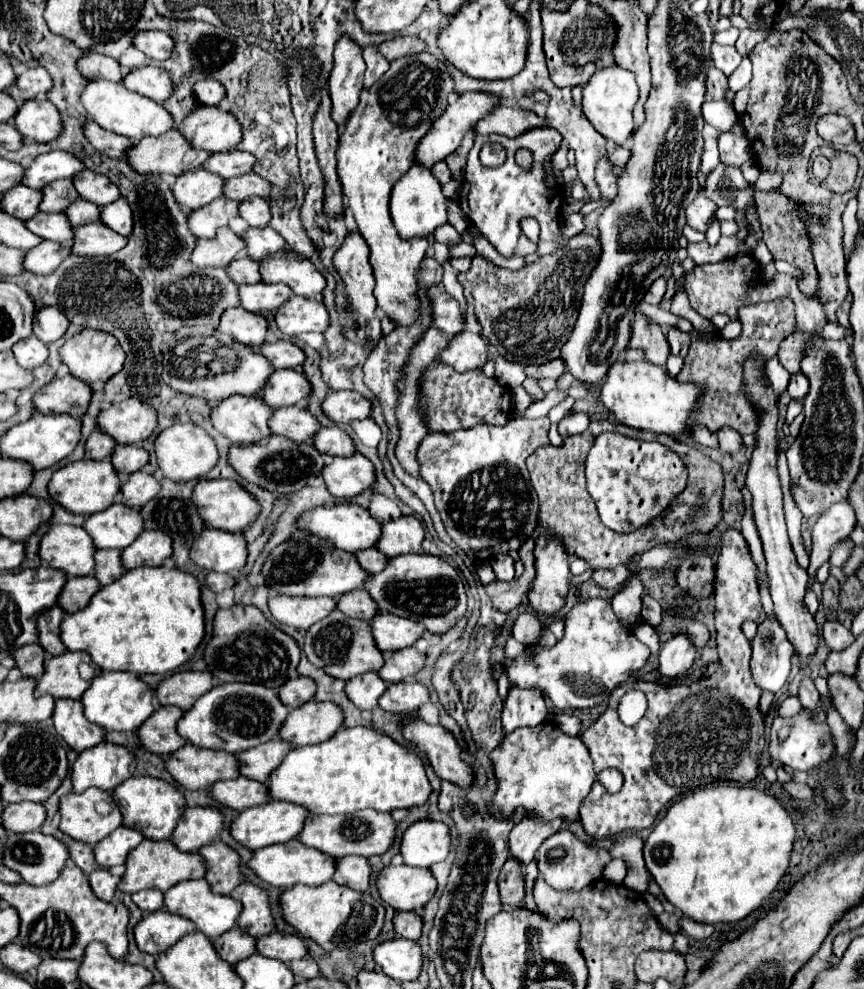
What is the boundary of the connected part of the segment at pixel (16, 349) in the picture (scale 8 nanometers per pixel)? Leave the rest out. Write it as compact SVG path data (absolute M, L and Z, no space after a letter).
M28 336L28 338L20 340L20 344L12 346L12 352L14 352L18 364L22 368L28 368L28 370L38 368L48 358L46 344L42 344L36 336Z

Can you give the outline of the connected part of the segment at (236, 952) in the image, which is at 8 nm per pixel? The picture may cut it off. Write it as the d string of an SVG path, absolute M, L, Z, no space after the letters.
M234 926L232 930L224 932L222 936L218 936L214 940L214 950L218 952L218 956L224 962L234 966L236 962L240 962L256 952L256 940L252 936L248 936L244 930L240 930L238 926Z

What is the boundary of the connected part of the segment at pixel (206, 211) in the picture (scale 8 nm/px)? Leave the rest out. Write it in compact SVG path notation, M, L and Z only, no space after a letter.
M220 196L212 200L212 204L192 210L188 214L188 228L196 238L212 238L216 236L216 230L228 226L234 216L238 216L238 204Z

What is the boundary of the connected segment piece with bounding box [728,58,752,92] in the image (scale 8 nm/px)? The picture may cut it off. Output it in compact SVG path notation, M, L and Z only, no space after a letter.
M744 58L742 64L736 68L736 72L728 78L730 80L730 88L738 92L742 86L748 84L750 78L752 78L752 64L750 64L750 58Z

